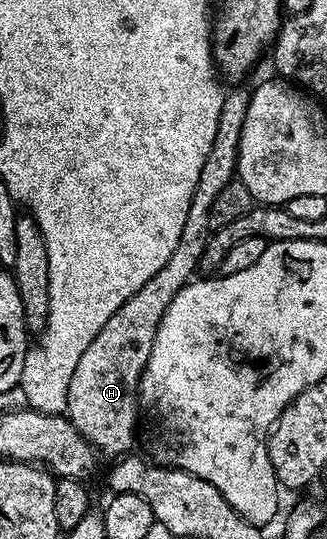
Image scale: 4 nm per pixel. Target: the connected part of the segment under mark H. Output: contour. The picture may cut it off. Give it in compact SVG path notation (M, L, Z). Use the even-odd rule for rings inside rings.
M233 90L225 94L223 108L219 112L219 124L215 128L215 140L211 140L211 152L203 160L203 168L199 171L199 184L195 184L195 196L191 196L191 208L187 212L187 220L183 224L183 236L179 236L179 244L175 244L175 252L171 252L171 260L151 276L139 288L139 292L132 294L99 328L95 340L87 344L87 352L79 359L79 364L75 364L75 373L71 375L69 385L69 395L67 396L67 408L64 413L67 415L73 427L82 434L93 447L98 455L106 454L109 460L117 460L128 455L129 441L133 438L133 421L137 418L139 411L139 364L144 364L151 354L151 344L155 344L155 336L171 300L179 291L194 277L193 273L198 273L201 265L207 235L210 233L209 209L215 202L215 196L227 188L227 184L234 181L237 173L237 148L241 139L242 126L245 123L247 114L247 104L249 103L250 91Z

